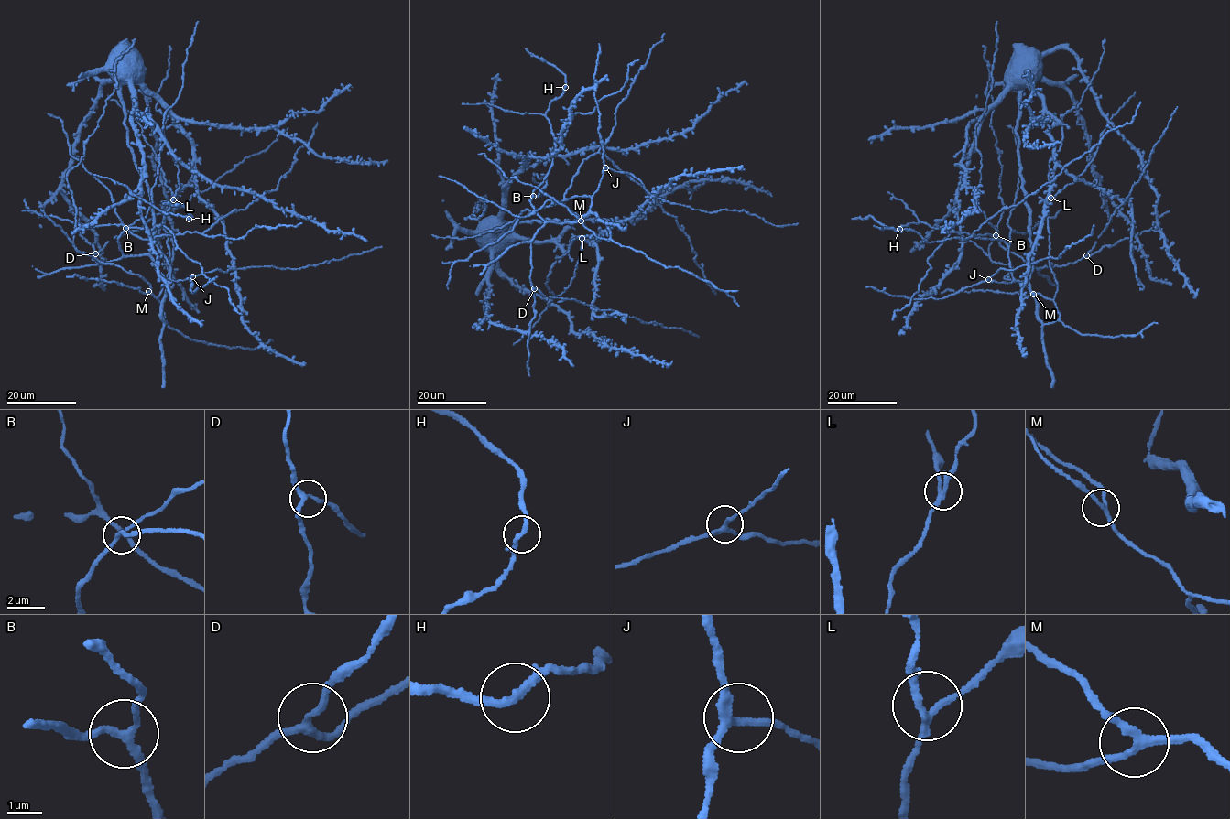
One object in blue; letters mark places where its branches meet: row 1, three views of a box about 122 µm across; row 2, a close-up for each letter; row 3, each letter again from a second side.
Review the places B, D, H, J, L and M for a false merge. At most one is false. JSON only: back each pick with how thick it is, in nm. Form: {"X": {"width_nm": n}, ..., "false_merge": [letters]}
{"false_merge": []}

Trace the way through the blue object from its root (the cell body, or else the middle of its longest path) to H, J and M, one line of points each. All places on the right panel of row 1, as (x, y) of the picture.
H: (1010, 69), (1005, 76), (1018, 90), (1016, 134), (1031, 257), (1010, 253), (995, 235), (923, 222), (898, 228)
J: (1010, 69), (1005, 76), (1018, 90), (1016, 134), (1032, 261), (1030, 272), (1023, 281), (988, 279)
M: (1010, 69), (1028, 286), (1037, 317), (1055, 321), (1056, 303), (1033, 294)

